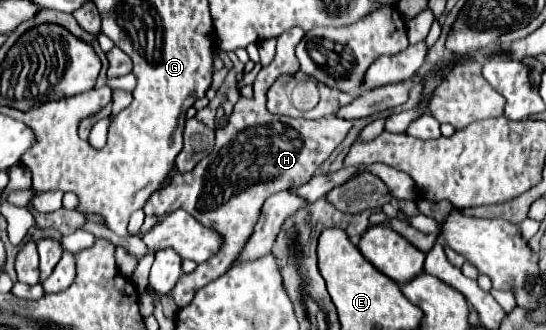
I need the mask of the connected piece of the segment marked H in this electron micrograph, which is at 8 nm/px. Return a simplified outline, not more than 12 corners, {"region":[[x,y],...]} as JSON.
{"region":[[302,29],[278,37],[212,153],[144,205],[224,233],[172,291],[186,307],[230,269],[264,201],[308,183],[352,121],[272,115]]}

